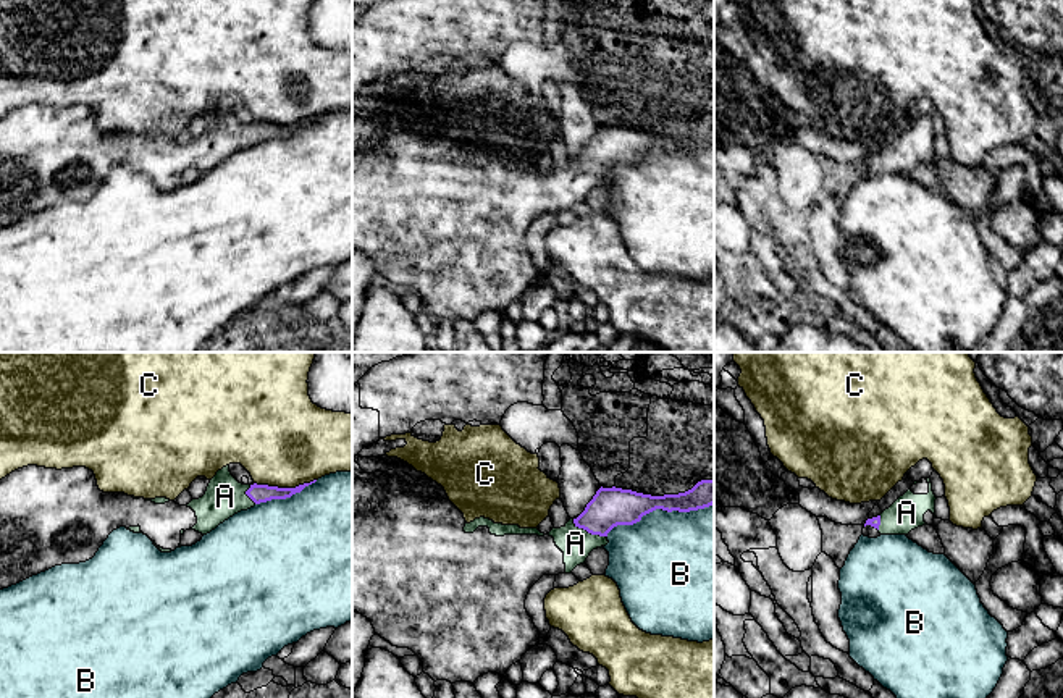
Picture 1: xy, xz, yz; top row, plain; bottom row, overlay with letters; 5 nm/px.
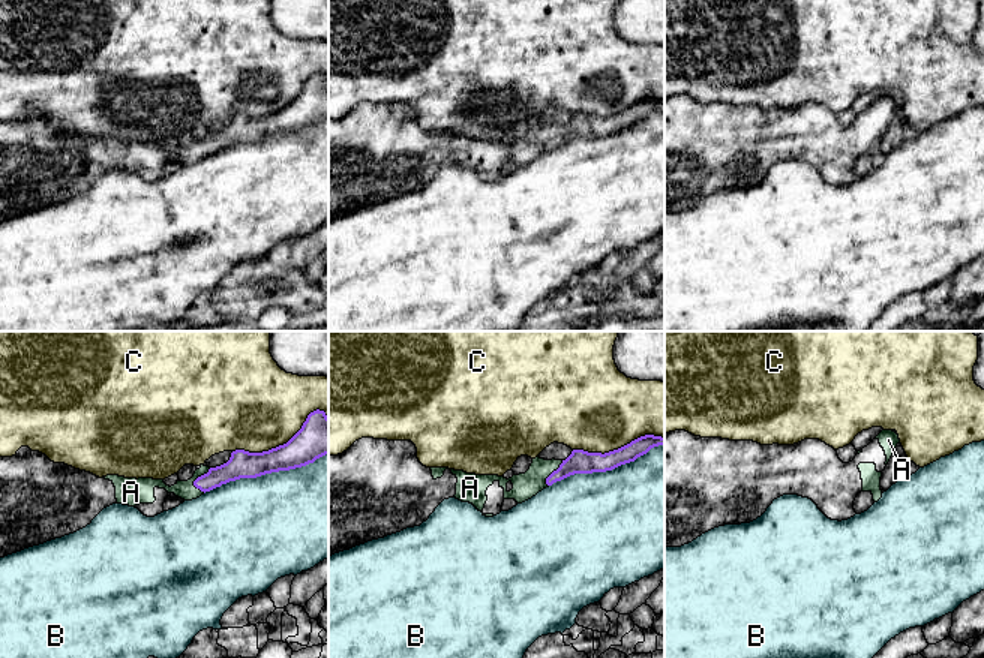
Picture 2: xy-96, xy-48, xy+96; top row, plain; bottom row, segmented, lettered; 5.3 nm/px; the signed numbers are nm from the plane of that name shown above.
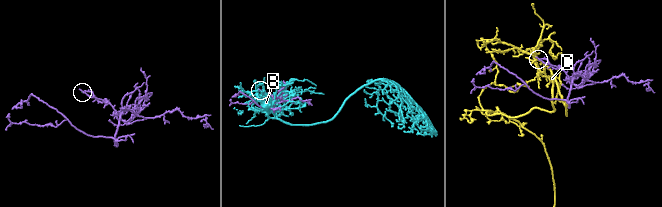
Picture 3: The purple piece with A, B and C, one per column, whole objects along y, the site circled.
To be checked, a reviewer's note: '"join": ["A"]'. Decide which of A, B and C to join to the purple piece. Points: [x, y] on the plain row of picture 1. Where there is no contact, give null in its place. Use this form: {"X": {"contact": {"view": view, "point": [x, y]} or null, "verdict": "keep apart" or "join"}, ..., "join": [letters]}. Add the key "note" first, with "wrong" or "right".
{"note": "right", "A": {"contact": {"view": "xz", "point": [588, 170]}, "verdict": "join"}, "B": {"contact": {"view": "xz", "point": [658, 146]}, "verdict": "keep apart"}, "C": {"contact": {"view": "xy", "point": [285, 126]}, "verdict": "keep apart"}, "join": ["A"]}

